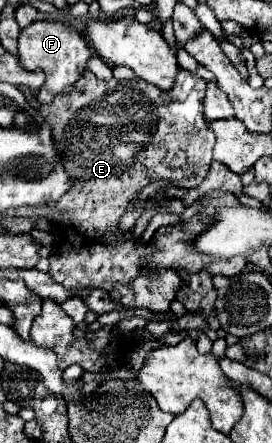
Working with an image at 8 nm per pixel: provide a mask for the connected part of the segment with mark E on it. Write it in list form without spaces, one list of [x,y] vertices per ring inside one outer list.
[[[178,69],[178,79],[170,91],[162,91],[146,81],[98,81],[90,71],[78,79],[68,95],[60,95],[48,105],[38,105],[44,119],[50,123],[54,131],[54,147],[62,159],[64,169],[74,179],[74,191],[66,193],[52,207],[66,211],[62,217],[62,227],[70,229],[68,235],[76,237],[76,233],[90,235],[100,239],[104,245],[112,245],[120,251],[110,253],[68,253],[68,255],[52,255],[50,257],[50,275],[56,283],[60,283],[68,291],[80,289],[104,289],[110,291],[112,283],[132,283],[140,271],[140,263],[152,255],[150,247],[136,247],[130,239],[130,233],[118,231],[118,221],[126,213],[126,205],[136,197],[136,193],[152,181],[168,179],[176,181],[180,187],[198,187],[208,175],[214,147],[214,133],[204,123],[202,99],[204,99],[206,81],[196,73],[186,69]]]

